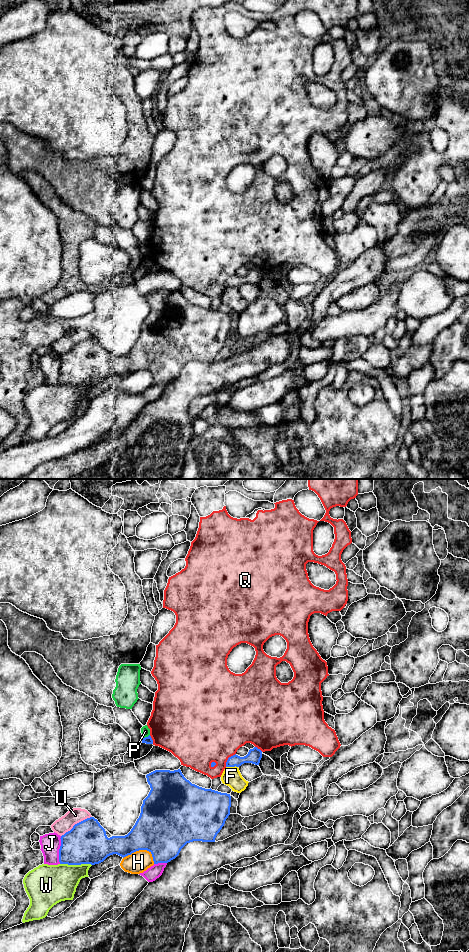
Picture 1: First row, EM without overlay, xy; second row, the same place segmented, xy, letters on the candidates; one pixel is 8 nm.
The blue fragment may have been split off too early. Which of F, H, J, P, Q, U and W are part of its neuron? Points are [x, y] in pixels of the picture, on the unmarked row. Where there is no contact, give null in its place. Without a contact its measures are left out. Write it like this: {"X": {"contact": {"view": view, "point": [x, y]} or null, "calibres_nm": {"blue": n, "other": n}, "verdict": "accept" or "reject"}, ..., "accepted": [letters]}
{"F": {"contact": {"view": "xy", "point": [231, 286]}, "calibres_nm": {"blue": 120, "other": 160}, "verdict": "reject"}, "H": {"contact": {"view": "xy", "point": [142, 369]}, "calibres_nm": {"blue": 440, "other": 170}, "verdict": "reject"}, "J": {"contact": {"view": "xy", "point": [59, 370]}, "calibres_nm": {"blue": 340, "other": 160}, "verdict": "reject"}, "P": {"contact": {"view": "xy", "point": [146, 257]}, "calibres_nm": {"blue": 60, "other": 70}, "verdict": "reject"}, "Q": {"contact": {"view": "xy", "point": [228, 279]}, "calibres_nm": {"blue": 120, "other": 480}, "verdict": "reject"}, "U": {"contact": {"view": "xy", "point": [77, 343]}, "calibres_nm": {"blue": 340, "other": 130}, "verdict": "reject"}, "W": {"contact": {"view": "xy", "point": [76, 384]}, "calibres_nm": {"blue": 340, "other": 300}, "verdict": "reject"}, "accepted": []}

